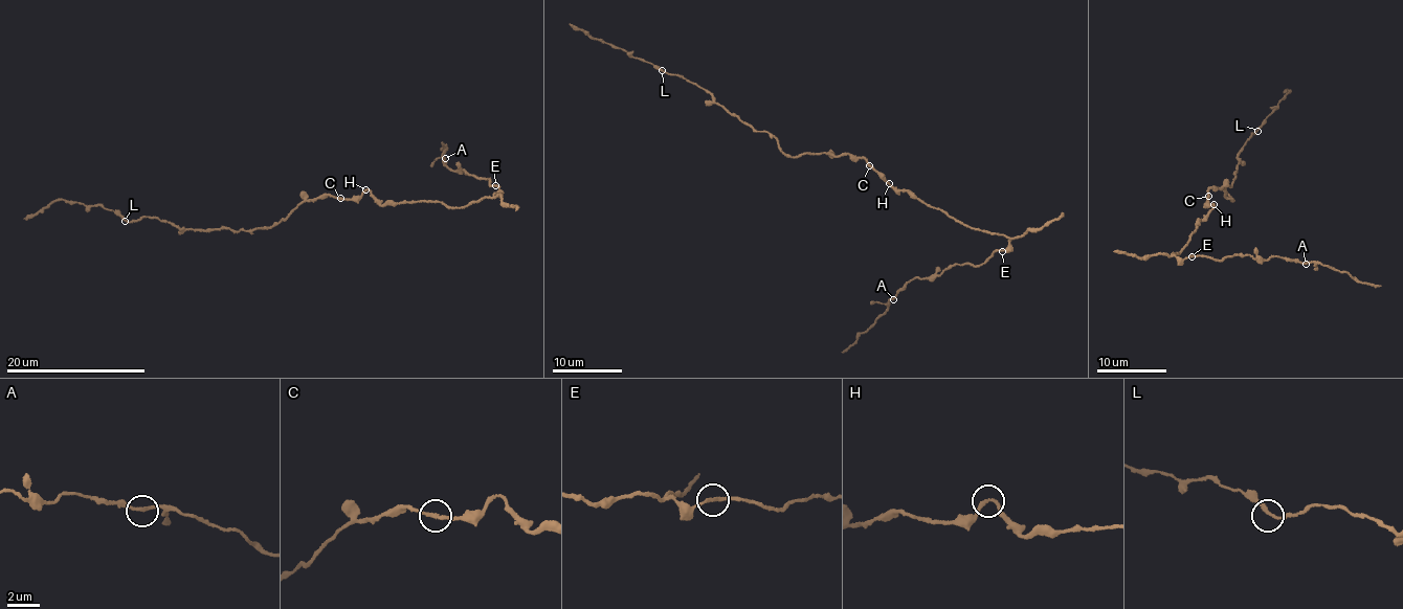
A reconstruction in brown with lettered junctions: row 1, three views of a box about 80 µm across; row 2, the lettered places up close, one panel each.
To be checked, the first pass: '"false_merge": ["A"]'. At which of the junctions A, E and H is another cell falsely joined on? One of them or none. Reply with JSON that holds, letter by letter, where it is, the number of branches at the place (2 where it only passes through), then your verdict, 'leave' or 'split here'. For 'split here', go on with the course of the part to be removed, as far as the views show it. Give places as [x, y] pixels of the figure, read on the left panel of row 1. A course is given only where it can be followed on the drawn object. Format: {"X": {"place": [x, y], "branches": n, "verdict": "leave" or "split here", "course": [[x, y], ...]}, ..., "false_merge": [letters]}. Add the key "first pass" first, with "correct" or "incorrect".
{"first pass": "incorrect", "A": {"place": [445, 158], "branches": 2, "verdict": "leave"}, "E": {"place": [495, 185], "branches": 2, "verdict": "leave"}, "H": {"place": [365, 189], "branches": 2, "verdict": "leave"}, "false_merge": []}

